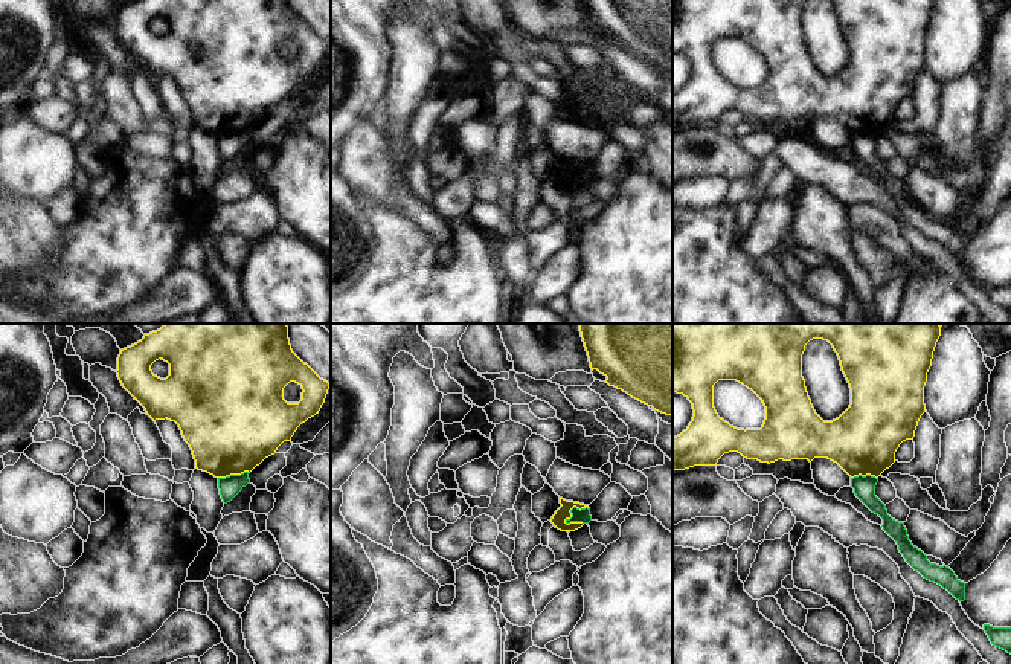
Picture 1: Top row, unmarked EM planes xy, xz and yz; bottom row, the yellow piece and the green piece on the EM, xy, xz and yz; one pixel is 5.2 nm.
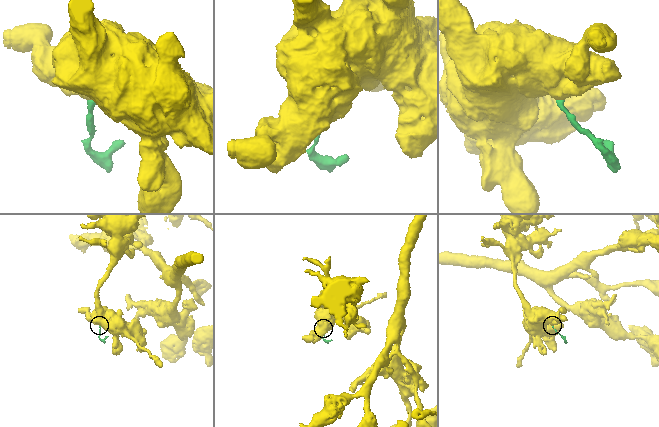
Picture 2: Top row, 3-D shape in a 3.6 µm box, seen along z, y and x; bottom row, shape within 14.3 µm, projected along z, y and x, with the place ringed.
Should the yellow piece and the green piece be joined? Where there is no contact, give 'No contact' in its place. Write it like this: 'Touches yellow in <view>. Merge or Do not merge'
Touches yellow in xz. Do not merge

